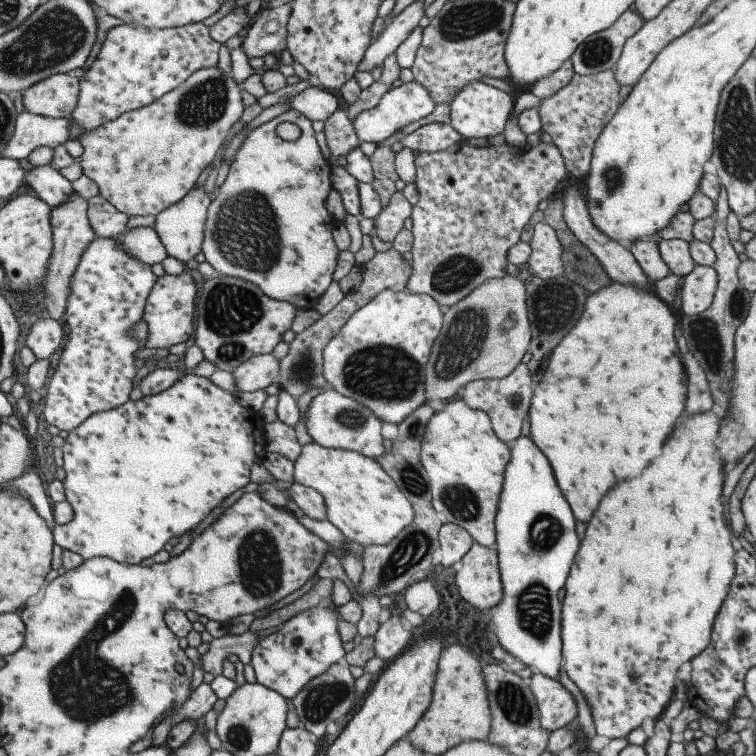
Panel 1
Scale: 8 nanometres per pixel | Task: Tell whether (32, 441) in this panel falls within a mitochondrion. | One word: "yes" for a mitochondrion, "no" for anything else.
no

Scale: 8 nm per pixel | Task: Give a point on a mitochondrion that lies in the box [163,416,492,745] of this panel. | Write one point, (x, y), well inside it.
(259, 562)

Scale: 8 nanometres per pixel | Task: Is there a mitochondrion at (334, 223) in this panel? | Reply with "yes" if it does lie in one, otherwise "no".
no

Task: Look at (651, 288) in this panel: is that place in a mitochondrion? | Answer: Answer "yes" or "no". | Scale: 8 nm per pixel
no

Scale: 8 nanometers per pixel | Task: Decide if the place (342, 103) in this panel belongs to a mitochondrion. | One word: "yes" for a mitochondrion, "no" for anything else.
no

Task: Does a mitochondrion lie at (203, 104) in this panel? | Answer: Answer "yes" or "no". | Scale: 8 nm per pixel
yes

